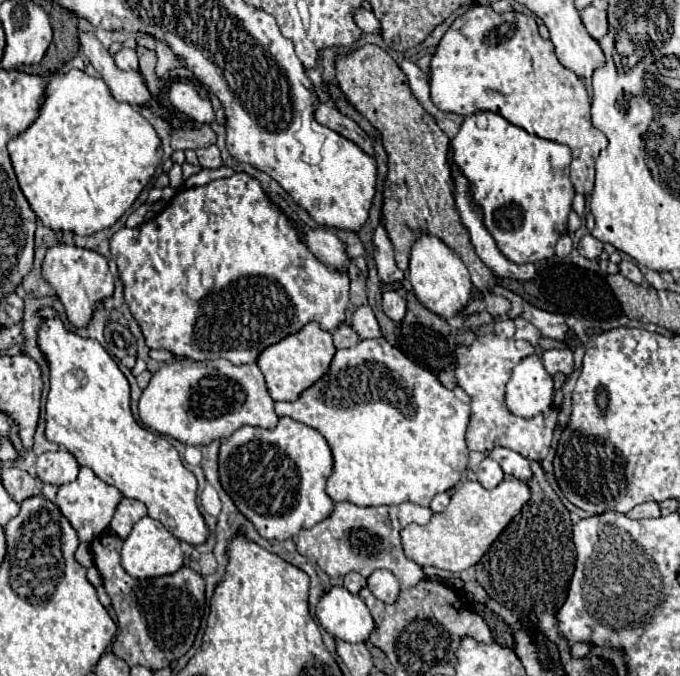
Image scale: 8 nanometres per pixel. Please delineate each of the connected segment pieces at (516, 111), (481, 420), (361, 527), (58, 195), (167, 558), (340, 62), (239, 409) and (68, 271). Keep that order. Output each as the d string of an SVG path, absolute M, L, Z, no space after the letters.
M475 6L459 16L441 38L431 60L431 100L437 108L461 116L469 116L479 110L495 112L511 124L527 130L529 134L569 146L573 154L571 184L575 192L583 196L589 196L593 192L595 160L599 152L607 146L607 138L603 132L591 126L591 100L583 82L571 70L565 70L559 64L553 44L539 36L537 22L531 16L525 16L521 12L497 14L491 6Z
M501 330L477 336L471 346L455 348L457 386L463 388L471 398L471 422L467 426L467 448L471 452L491 452L495 446L503 446L537 462L541 462L547 456L559 412L553 408L551 417L546 418L539 414L534 418L519 418L507 410L503 398L505 384L511 376L513 366L527 354L535 354L535 348L529 342L507 338Z
M337 502L333 512L325 520L315 524L313 528L301 530L295 542L297 552L309 560L315 560L319 568L331 578L345 576L349 572L359 572L367 578L371 572L383 568L397 576L401 590L409 590L425 578L423 566L405 556L399 530L393 526L389 516L389 506L359 508L351 502Z
M81 70L53 74L47 80L43 104L33 124L9 140L9 156L19 186L37 218L51 230L69 230L87 236L113 226L139 192L151 182L155 168L163 157L161 140L155 128L139 114L137 108L111 98L107 84Z
M145 516L133 526L131 534L125 538L123 550L121 550L121 564L125 572L133 578L139 578L139 580L157 578L157 576L175 574L183 566L183 552L181 552L179 540L161 522Z
M365 44L335 58L335 78L349 104L353 104L383 138L389 158L389 174L383 186L383 226L395 248L397 266L407 272L413 242L423 234L433 234L465 262L475 290L491 288L495 284L495 276L475 254L469 234L455 210L453 180L447 164L449 138L437 126L435 118L417 102L403 70L385 50Z
M219 358L213 364L191 360L175 360L171 364L165 364L161 370L153 374L149 386L143 390L143 396L139 400L139 416L145 422L145 426L153 432L173 436L175 440L189 446L203 446L207 442L227 438L241 426L257 426L271 430L277 426L279 420L279 416L273 410L273 400L265 388L265 378L257 364L233 366L225 358Z
M55 244L47 250L43 258L43 278L53 286L55 296L61 300L65 308L67 320L75 328L87 328L93 318L95 304L103 302L105 298L111 298L115 290L115 282L107 266L107 258L101 256L99 252L69 246L69 244Z

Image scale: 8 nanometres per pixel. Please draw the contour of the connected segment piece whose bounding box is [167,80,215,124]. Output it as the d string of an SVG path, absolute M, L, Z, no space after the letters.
M178 81L172 82L167 94L169 102L173 108L189 116L193 122L199 124L211 124L215 120L211 102L207 98L201 98L199 92L191 82Z

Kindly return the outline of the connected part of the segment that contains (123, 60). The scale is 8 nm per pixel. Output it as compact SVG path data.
M121 48L115 54L115 64L121 70L137 70L139 68L139 64L137 64L137 52L133 48Z

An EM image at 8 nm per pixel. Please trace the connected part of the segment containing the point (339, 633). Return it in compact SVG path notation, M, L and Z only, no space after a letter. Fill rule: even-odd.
M331 586L317 604L321 626L345 642L367 642L373 630L373 618L365 602L343 586Z

